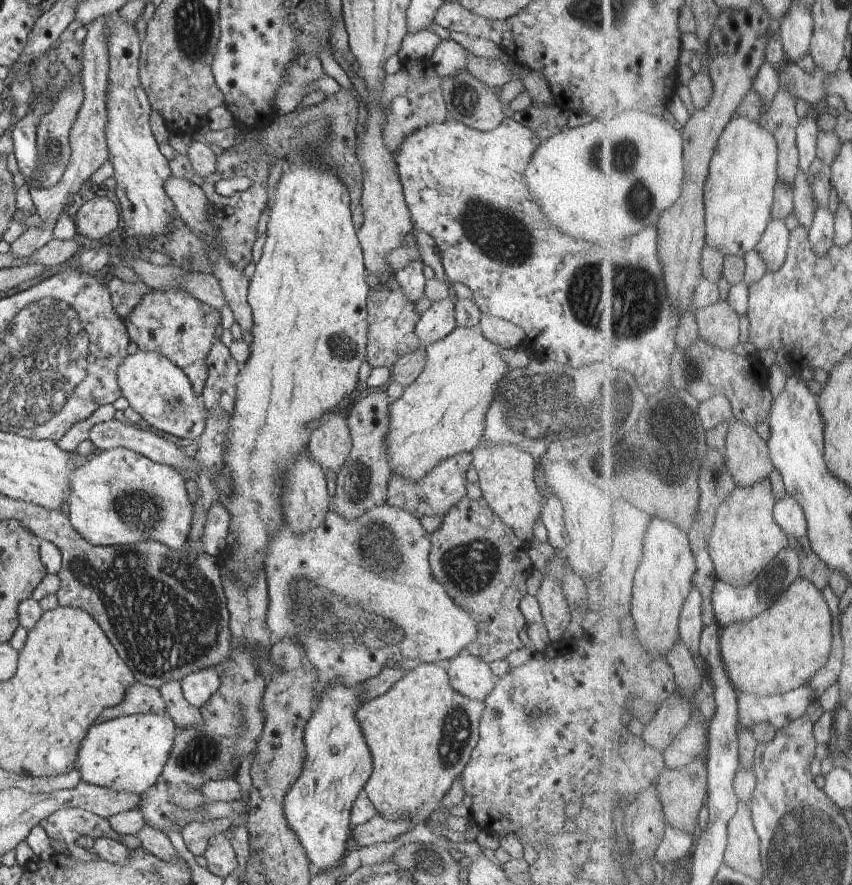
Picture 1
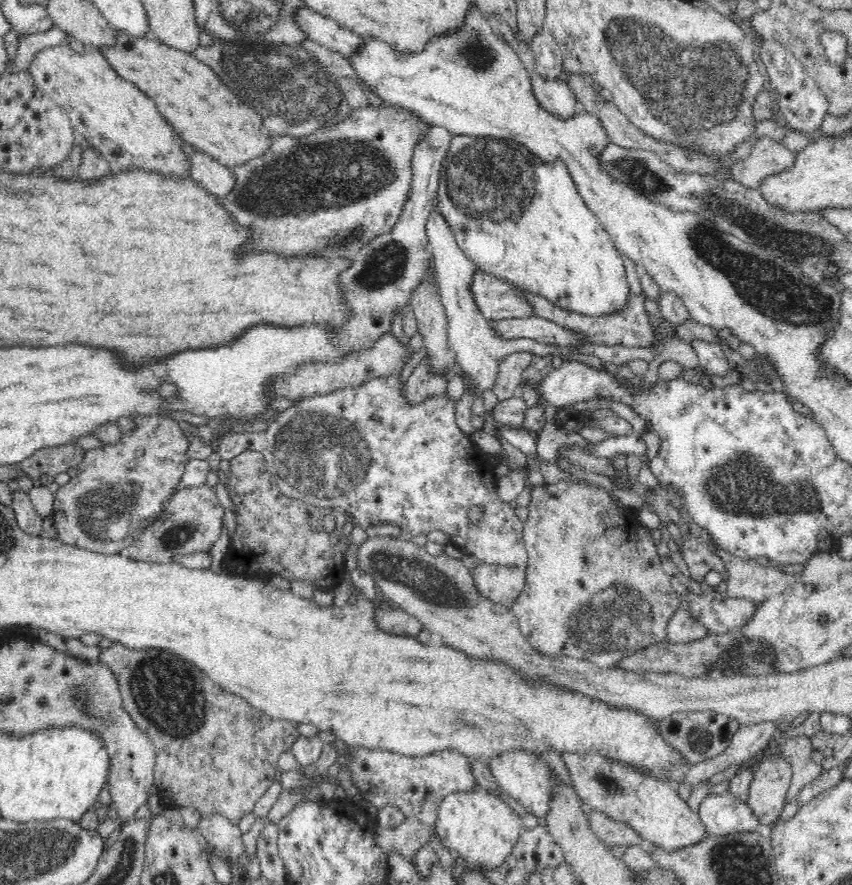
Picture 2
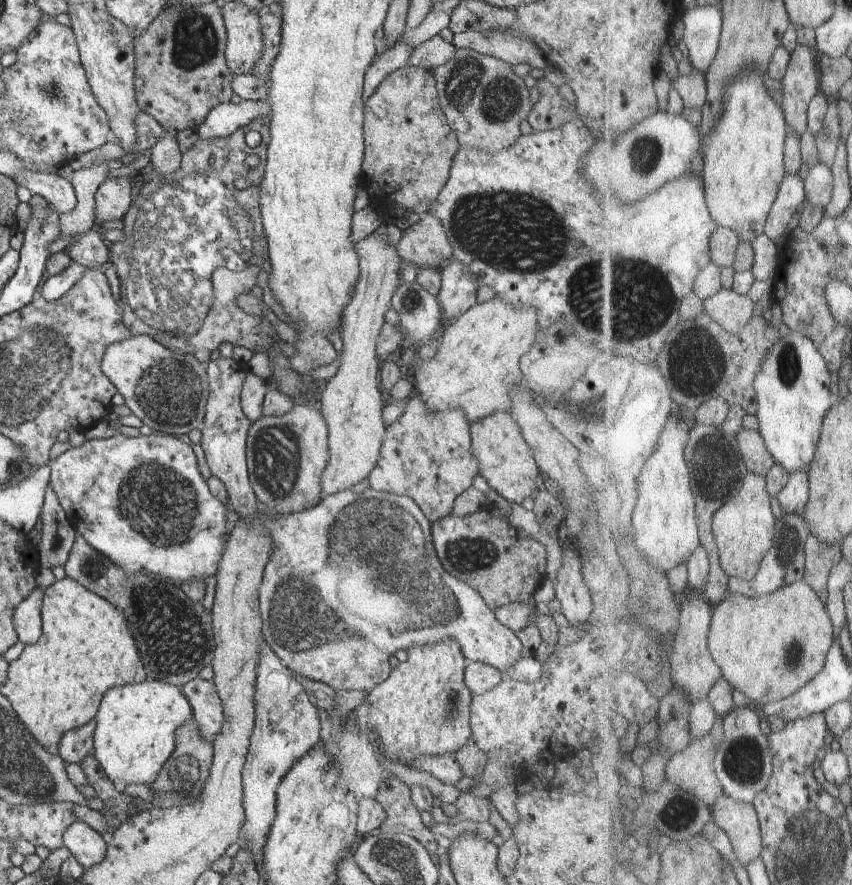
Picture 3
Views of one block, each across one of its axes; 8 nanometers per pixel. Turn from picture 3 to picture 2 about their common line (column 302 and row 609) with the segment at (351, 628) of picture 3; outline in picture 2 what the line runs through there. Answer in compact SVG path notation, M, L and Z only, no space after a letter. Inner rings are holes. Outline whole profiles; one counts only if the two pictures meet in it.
M594 480L592 485L565 481L544 485L529 484L529 490L531 501L527 505L528 518L524 522L523 532L528 555L527 568L524 570L526 573L525 585L509 608L516 617L522 634L533 648L539 651L542 656L568 655L575 659L587 659L589 663L599 667L616 668L621 659L636 654L636 651L644 650L657 642L668 641L668 621L682 606L681 599L672 588L670 576L660 565L661 556L652 543L649 528L636 519L635 512L626 507L616 507L606 487L599 486L599 480Z

